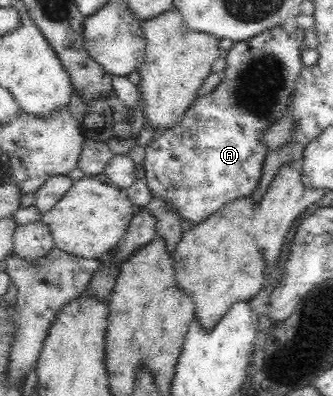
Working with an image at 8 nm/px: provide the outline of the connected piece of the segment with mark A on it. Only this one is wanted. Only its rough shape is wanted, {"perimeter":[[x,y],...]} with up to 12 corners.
{"perimeter":[[300,33],[233,42],[225,77],[145,147],[184,231],[249,198]]}

